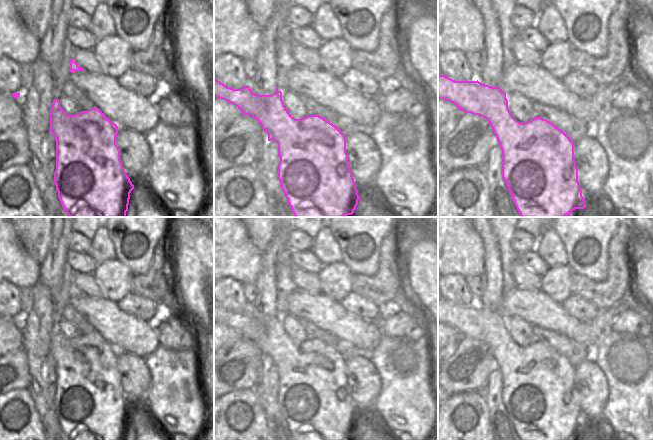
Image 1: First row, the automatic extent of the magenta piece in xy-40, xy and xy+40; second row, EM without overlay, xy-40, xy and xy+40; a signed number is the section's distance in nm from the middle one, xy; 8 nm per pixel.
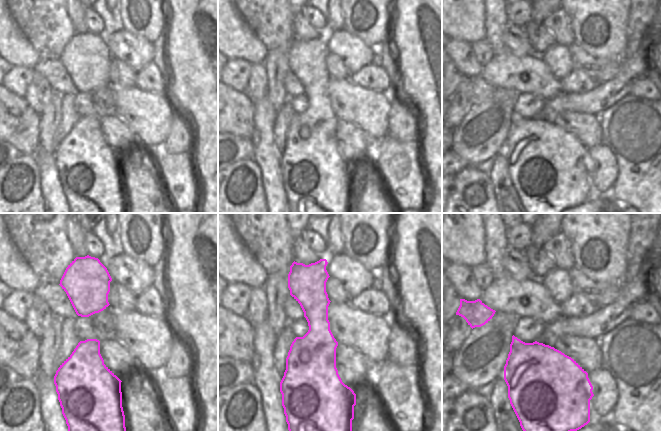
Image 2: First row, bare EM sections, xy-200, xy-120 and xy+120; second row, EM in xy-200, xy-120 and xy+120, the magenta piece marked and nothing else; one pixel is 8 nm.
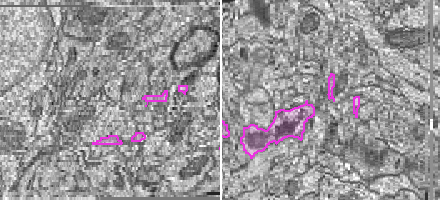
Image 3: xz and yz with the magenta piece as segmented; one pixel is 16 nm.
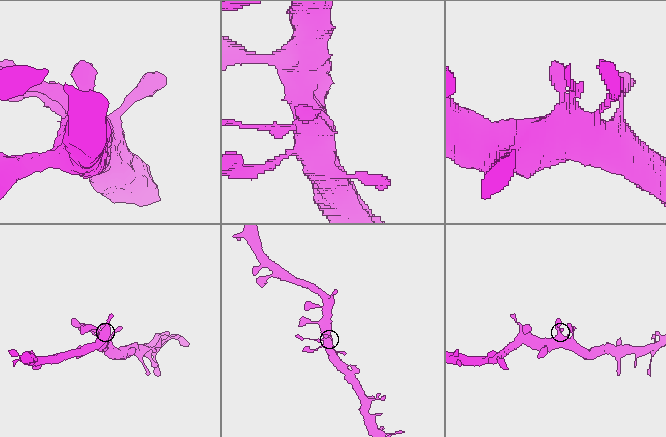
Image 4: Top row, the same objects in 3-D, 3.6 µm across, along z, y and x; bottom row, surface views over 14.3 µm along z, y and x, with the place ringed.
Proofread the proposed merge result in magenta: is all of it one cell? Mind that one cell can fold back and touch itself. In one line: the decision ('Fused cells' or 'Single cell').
Single cell.

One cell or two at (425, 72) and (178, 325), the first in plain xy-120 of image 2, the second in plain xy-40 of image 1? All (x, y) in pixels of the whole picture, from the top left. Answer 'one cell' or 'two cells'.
two cells

